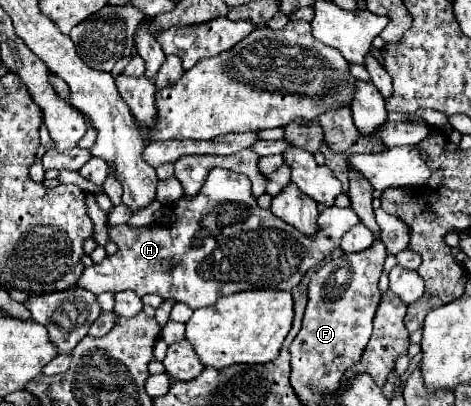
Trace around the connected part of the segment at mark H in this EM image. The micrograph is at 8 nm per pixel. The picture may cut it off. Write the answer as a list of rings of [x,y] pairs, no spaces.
[[[213,168],[199,190],[197,196],[183,196],[173,204],[175,222],[169,226],[151,224],[151,228],[141,226],[133,228],[129,224],[121,226],[109,226],[109,240],[119,246],[119,250],[113,256],[105,256],[101,264],[93,264],[85,268],[83,276],[79,278],[79,286],[93,292],[121,292],[121,290],[133,290],[139,298],[147,294],[159,294],[163,300],[175,300],[183,302],[187,306],[203,308],[217,302],[219,296],[243,292],[243,290],[257,290],[257,288],[269,288],[269,290],[293,290],[303,274],[323,262],[335,248],[339,248],[343,234],[359,224],[357,214],[351,208],[327,208],[319,214],[319,232],[315,236],[303,236],[297,228],[291,228],[291,224],[285,224],[279,220],[269,208],[261,208],[257,204],[257,198],[251,192],[251,180],[243,174],[225,170],[225,168]]]

